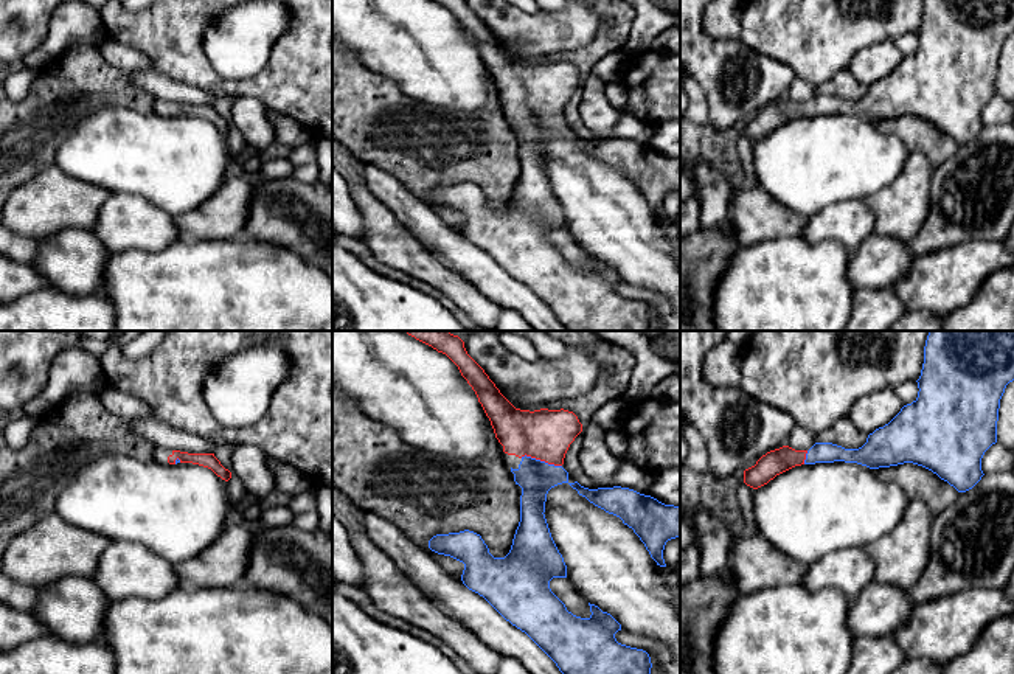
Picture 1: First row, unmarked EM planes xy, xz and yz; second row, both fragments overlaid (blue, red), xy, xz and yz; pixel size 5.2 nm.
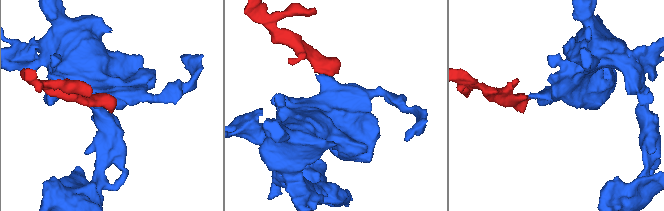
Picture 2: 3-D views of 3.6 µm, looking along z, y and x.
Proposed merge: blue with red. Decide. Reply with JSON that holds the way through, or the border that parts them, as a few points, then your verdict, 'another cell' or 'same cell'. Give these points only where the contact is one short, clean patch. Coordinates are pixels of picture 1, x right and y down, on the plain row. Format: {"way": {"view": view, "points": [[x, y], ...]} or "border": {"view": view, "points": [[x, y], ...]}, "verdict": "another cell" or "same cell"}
{"way": {"view": "xz", "points": [[534, 129], [539, 123], [539, 112], [545, 87]]}, "verdict": "same cell"}

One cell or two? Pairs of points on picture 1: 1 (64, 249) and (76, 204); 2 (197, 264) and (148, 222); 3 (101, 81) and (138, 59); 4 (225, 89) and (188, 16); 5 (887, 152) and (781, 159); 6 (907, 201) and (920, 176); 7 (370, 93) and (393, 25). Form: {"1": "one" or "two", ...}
{"1": "two", "2": "two", "3": "two", "4": "one", "5": "one", "6": "one", "7": "two"}

